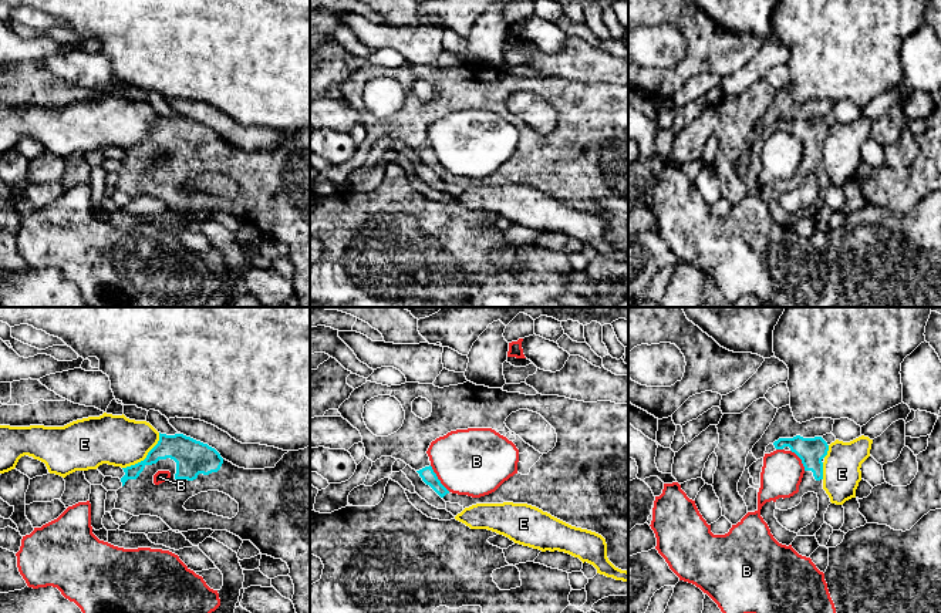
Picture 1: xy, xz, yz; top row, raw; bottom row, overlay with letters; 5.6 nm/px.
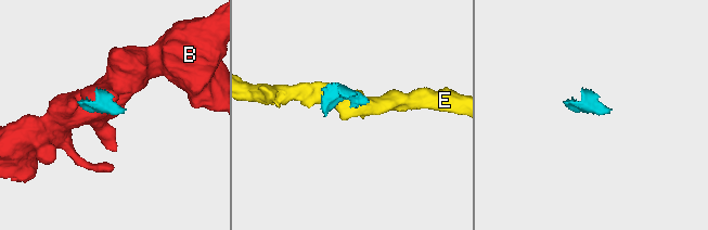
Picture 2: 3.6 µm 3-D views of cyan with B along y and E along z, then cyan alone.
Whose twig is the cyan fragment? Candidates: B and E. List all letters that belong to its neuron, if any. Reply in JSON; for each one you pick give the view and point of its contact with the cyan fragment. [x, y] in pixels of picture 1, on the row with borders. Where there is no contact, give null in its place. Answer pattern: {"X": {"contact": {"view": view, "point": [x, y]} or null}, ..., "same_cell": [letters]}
{"same_cell": []}

